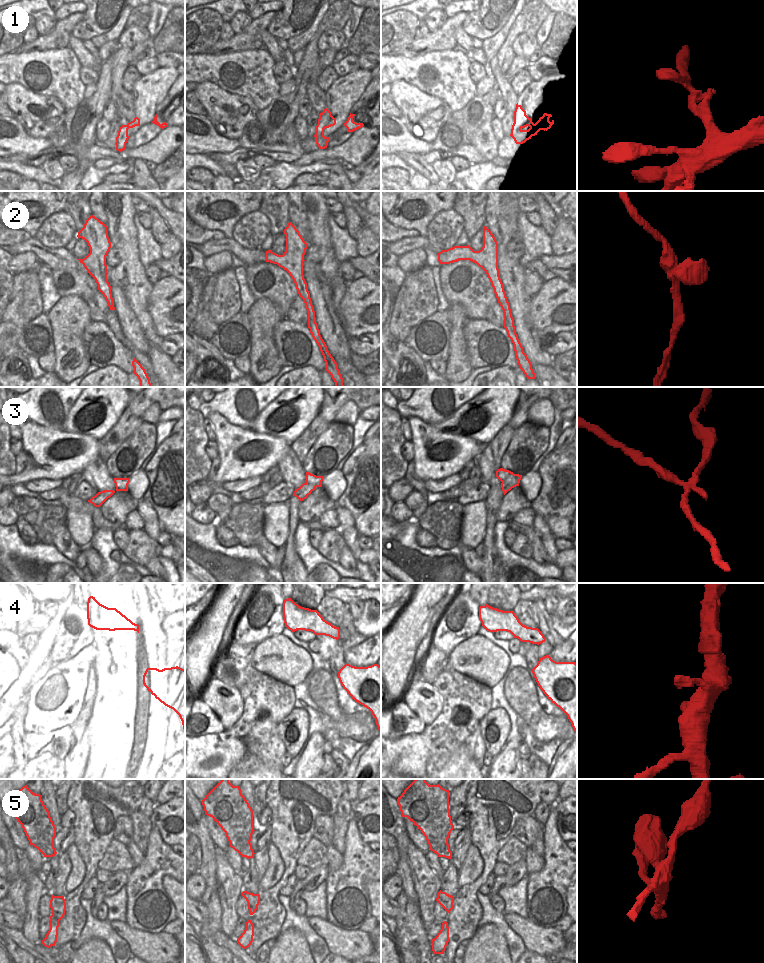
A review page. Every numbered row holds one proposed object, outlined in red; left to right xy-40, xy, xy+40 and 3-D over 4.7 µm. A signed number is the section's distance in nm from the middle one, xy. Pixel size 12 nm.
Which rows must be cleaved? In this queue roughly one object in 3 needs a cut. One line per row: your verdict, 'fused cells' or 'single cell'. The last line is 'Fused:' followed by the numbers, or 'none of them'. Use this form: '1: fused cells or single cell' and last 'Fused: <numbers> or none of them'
1: single cell
2: single cell
3: fused cells
4: single cell
5: fused cells
Fused: 3, 5

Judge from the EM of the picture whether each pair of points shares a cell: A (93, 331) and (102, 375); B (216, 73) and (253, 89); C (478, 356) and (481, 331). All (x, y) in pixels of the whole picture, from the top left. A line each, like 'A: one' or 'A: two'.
A: two
B: one
C: one

